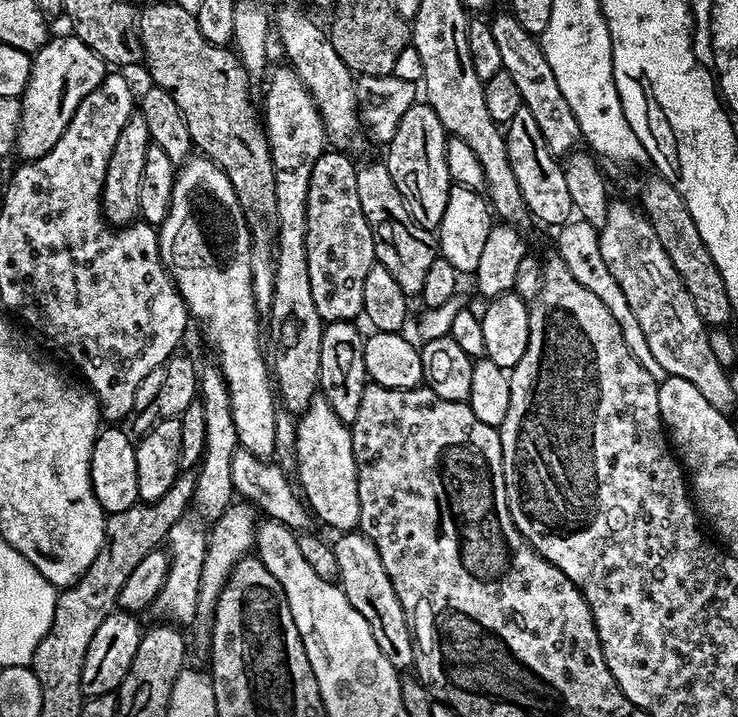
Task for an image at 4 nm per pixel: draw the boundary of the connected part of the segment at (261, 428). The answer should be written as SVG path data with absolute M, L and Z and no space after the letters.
M196 154L176 173L172 205L158 226L158 239L160 253L182 294L189 317L200 320L205 338L220 355L218 367L230 394L239 447L268 458L274 453L278 398L262 343L262 320L254 302L250 274L254 233L248 229L248 223L249 217L230 178L213 160Z

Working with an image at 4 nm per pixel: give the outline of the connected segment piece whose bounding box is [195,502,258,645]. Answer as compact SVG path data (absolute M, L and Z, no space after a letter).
M233 502L211 525L208 534L206 562L202 562L202 586L198 594L198 610L195 618L196 640L200 644L207 645L209 643L209 625L211 625L212 616L216 612L216 602L220 597L220 591L223 590L224 583L228 581L229 574L234 570L234 566L239 560L244 559L253 551L257 523L258 516L251 503Z

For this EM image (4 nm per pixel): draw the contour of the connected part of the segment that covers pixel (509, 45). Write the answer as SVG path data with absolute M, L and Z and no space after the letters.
M504 10L498 13L496 17L491 17L490 23L494 42L498 45L502 57L502 71L510 74L510 79L518 85L524 103L523 108L530 110L538 130L542 130L542 138L546 138L546 146L550 146L550 154L554 154L557 158L567 157L581 143L579 122L574 116L574 110L570 110L570 102L562 98L558 78L554 78L554 70L550 70L550 62L546 62L543 43L537 37L531 36L511 11Z

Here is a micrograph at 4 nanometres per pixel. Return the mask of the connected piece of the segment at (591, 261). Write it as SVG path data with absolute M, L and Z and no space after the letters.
M574 218L567 224L561 225L558 229L558 238L556 240L556 254L566 262L566 266L570 269L570 274L577 278L578 282L582 283L592 294L597 294L605 303L606 308L614 315L615 321L619 324L619 329L622 330L623 338L626 339L626 344L630 348L630 352L654 378L656 384L661 384L662 381L668 379L669 375L662 366L655 361L654 356L650 354L649 346L646 345L645 334L642 328L638 325L638 318L635 318L634 312L630 309L629 303L626 302L626 296L622 294L622 290L618 287L618 282L615 282L613 275L606 270L606 264L600 253L599 244L599 229L588 223L585 220Z

